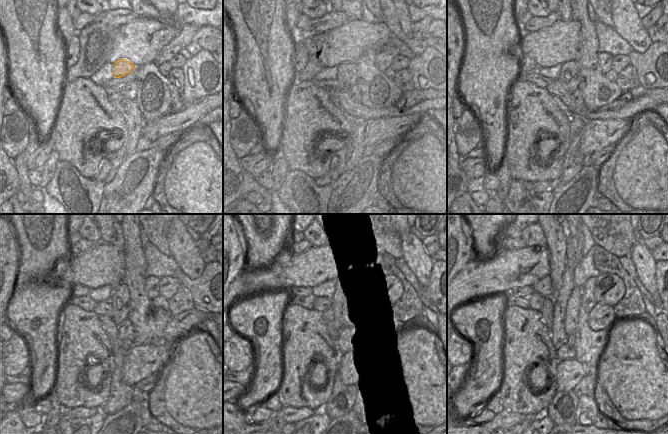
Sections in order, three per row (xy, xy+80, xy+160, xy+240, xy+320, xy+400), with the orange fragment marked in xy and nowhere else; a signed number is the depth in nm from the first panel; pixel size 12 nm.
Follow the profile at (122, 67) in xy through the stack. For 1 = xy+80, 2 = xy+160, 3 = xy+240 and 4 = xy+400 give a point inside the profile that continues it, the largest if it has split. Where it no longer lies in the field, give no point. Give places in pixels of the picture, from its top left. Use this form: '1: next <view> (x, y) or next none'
1: next xy+80 (346, 75)
2: next xy+160 (569, 74)
3: next xy+240 (120, 296)
4: next xy+400 (572, 310)

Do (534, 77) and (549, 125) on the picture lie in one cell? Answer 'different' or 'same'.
different

